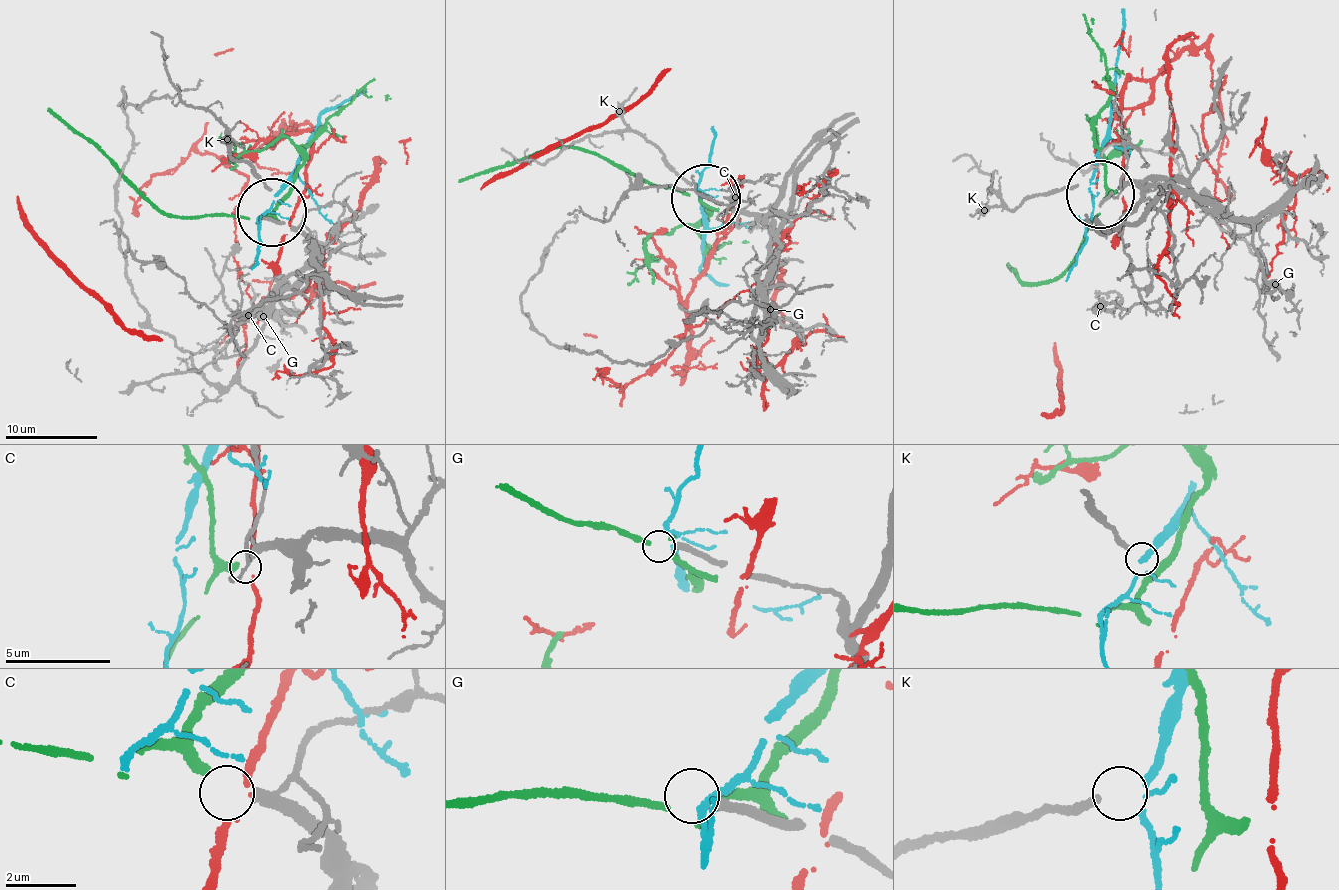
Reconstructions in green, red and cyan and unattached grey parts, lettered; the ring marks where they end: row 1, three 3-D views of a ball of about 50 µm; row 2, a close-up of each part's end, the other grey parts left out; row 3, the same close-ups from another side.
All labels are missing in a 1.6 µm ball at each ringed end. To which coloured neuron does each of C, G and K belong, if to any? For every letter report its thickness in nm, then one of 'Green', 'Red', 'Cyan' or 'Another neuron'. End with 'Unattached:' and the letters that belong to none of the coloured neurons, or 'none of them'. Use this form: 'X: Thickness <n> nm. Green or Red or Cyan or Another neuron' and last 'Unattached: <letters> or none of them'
C: Thickness 240 nm. Green
G: Thickness 260 nm. Another neuron
K: Thickness 200 nm. Cyan
Unattached: G

